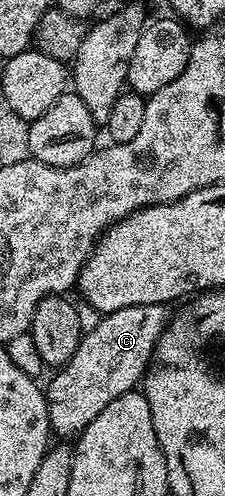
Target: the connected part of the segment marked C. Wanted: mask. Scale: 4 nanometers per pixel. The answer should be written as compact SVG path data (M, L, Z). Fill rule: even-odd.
M164 303L117 309L82 335L74 356L54 373L45 390L54 435L79 434L111 401L130 393L144 379L154 348L168 326L171 314L167 310Z

